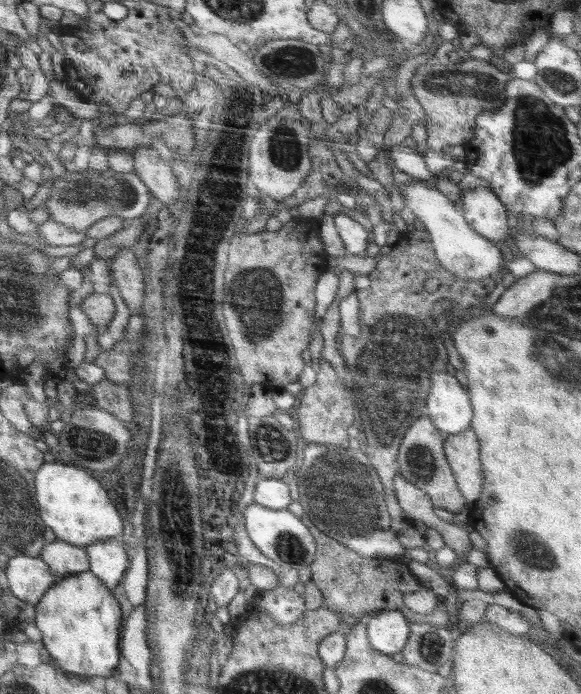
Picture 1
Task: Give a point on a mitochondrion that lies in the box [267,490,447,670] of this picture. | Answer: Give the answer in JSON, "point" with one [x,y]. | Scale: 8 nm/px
{"point":[290,548]}

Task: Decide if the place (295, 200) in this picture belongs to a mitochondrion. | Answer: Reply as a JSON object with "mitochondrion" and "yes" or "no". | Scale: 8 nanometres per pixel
{"mitochondrion":"no"}

